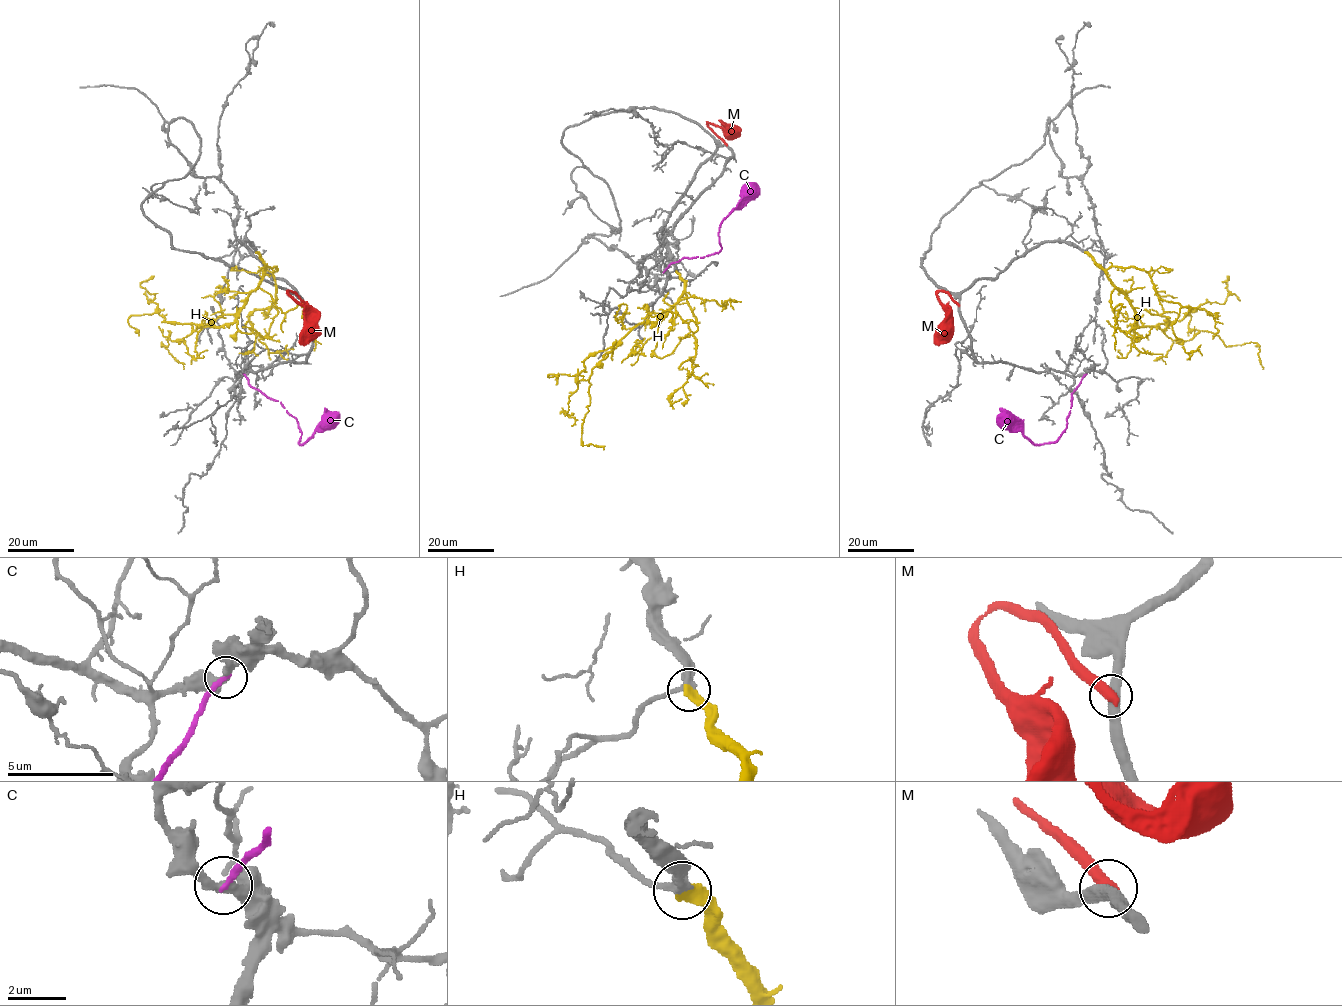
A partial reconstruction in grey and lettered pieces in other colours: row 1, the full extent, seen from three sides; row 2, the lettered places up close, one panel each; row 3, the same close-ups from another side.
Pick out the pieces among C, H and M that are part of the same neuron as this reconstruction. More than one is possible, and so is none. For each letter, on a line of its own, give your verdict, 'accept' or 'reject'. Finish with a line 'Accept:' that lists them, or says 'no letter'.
C: reject
H: accept
M: reject
Accept: H

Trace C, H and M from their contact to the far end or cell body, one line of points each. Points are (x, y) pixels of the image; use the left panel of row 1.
C: (244, 374), (252, 387), (280, 402), (296, 419), (301, 433), (299, 443), (303, 444), (331, 414), (338, 413)
H: (256, 252), (264, 274), (233, 322), (199, 326), (181, 340), (169, 330), (160, 343), (183, 369)
M: (306, 305), (295, 293), (289, 291), (303, 307), (304, 340), (300, 344)

